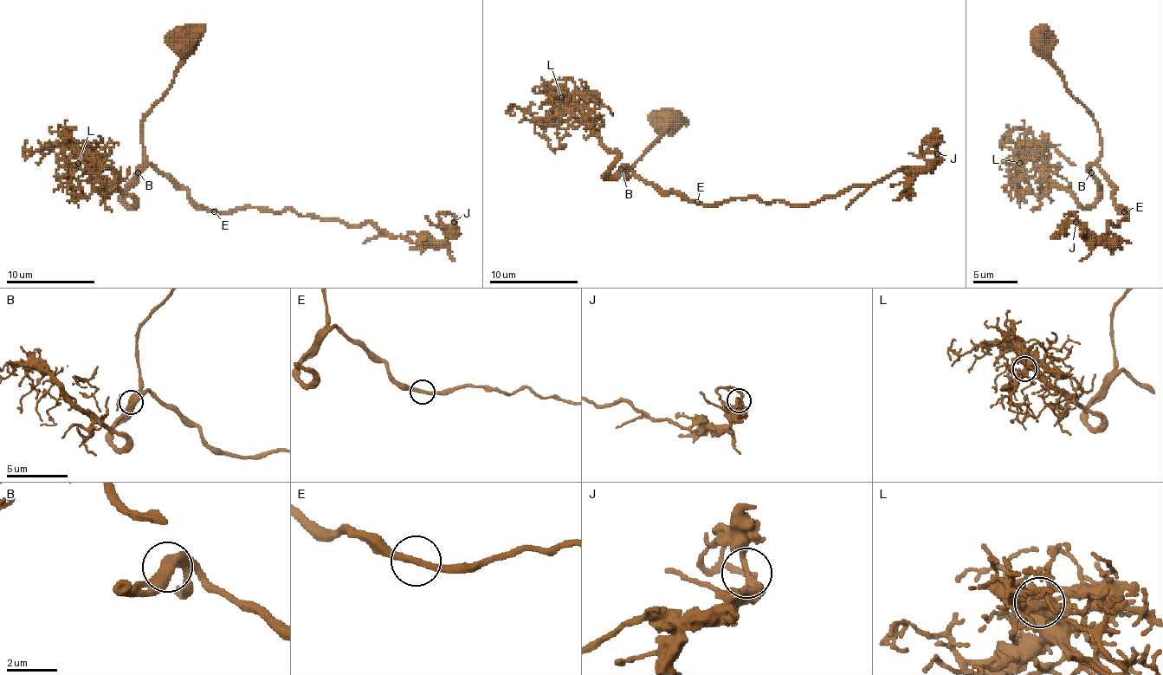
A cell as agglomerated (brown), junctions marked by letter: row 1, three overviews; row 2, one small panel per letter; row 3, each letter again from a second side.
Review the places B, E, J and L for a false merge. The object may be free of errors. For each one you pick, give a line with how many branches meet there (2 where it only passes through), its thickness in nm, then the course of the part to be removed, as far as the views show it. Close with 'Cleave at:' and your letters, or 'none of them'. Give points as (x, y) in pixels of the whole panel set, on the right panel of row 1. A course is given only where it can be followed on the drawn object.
Cleave at: none of them

